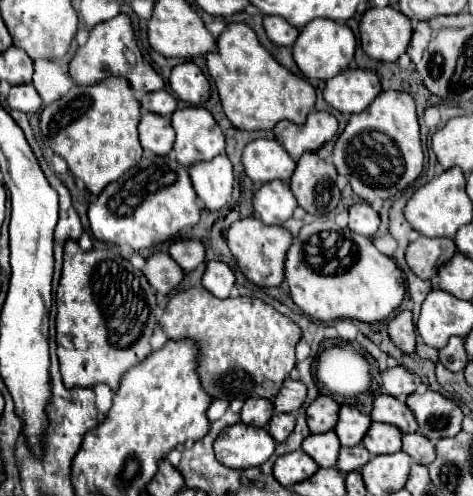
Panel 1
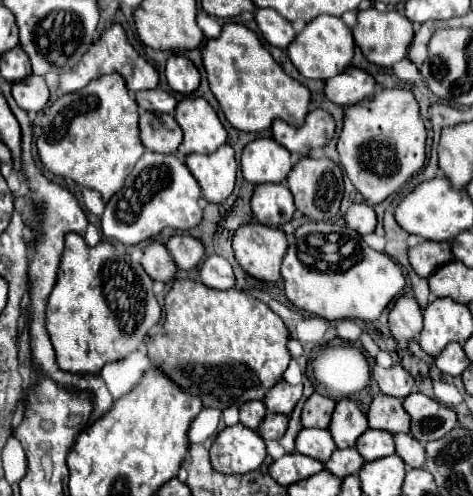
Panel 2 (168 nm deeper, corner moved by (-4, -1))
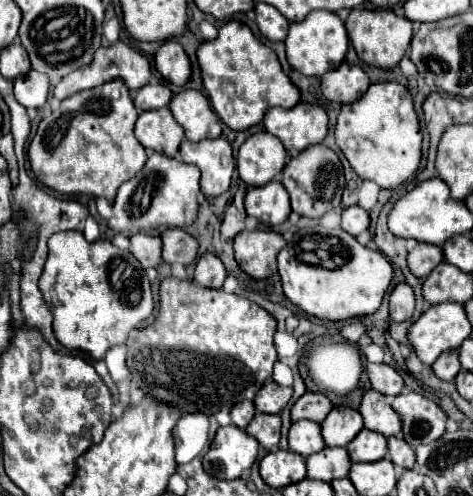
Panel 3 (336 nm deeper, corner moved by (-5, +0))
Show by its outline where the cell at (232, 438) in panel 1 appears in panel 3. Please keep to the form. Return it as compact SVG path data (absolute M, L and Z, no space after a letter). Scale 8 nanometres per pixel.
M223 426L217 430L209 452L203 456L205 472L219 480L235 480L255 464L259 442L247 436L237 426Z

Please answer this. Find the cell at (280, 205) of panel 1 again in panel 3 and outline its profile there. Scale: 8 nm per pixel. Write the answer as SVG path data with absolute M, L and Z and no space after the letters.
M277 180L261 188L247 188L245 210L249 216L259 218L261 224L267 224L267 226L281 224L291 214L289 194Z

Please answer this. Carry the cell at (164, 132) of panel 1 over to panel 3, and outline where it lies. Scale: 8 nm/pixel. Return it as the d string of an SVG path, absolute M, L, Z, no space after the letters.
M169 108L141 112L135 124L135 136L143 144L143 148L167 156L177 156L179 144L185 138Z

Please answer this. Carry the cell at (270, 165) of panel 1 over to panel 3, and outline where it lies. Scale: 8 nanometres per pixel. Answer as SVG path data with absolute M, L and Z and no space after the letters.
M269 132L249 136L237 154L237 172L247 186L265 186L283 170L287 152Z

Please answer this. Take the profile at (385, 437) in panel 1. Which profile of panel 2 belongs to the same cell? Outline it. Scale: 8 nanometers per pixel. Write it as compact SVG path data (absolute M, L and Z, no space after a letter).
M368 429L360 435L356 443L356 451L362 455L364 461L376 461L382 457L388 457L394 453L394 443L392 443L392 433L388 431L376 431Z

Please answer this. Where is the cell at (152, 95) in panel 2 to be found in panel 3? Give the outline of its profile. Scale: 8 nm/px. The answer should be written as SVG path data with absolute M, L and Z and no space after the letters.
M147 84L135 94L133 102L139 112L145 112L145 110L169 106L171 98L173 98L173 92L167 84Z

